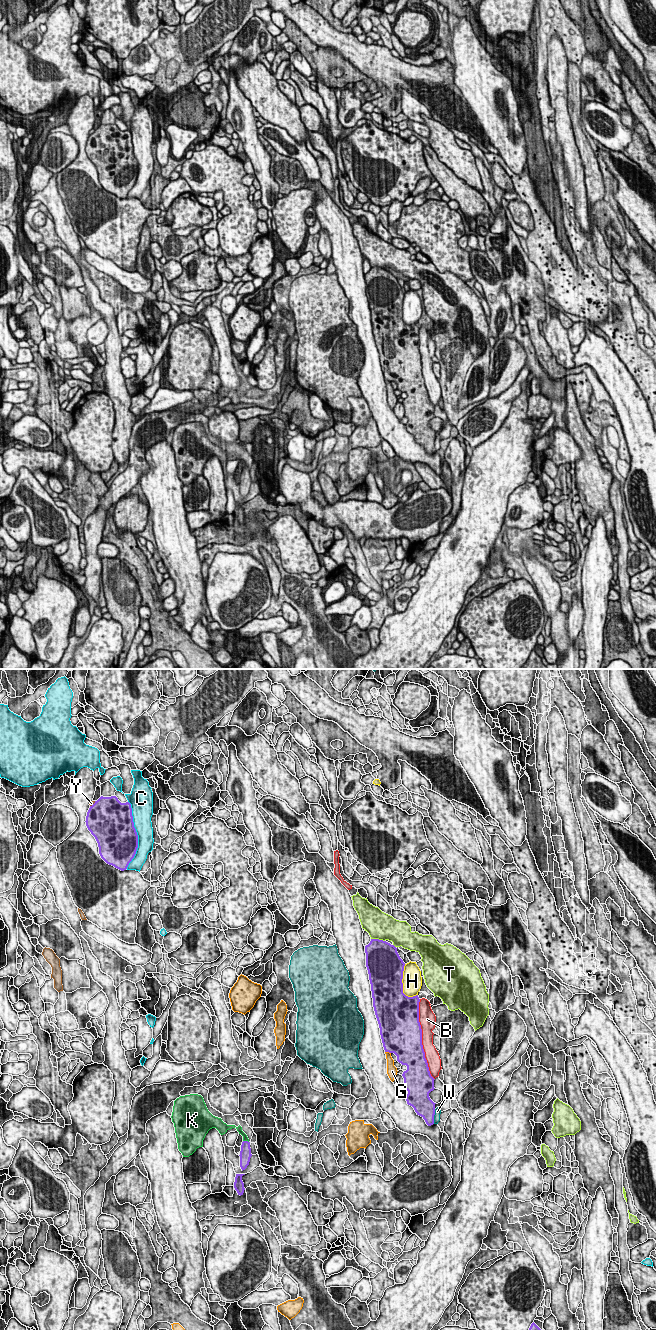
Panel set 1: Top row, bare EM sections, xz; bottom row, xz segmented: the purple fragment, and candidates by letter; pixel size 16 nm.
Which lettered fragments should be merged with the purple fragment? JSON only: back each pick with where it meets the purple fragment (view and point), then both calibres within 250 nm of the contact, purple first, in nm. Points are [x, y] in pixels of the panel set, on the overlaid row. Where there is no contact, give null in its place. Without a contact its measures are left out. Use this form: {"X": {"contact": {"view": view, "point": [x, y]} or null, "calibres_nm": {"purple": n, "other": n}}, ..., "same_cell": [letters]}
{"K": {"contact": {"view": "xz", "point": [246, 1141]}, "calibres_nm": {"purple": 190, "other": 90}}, "same_cell": ["K"]}

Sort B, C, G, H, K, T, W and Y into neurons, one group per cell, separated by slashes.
B / C / G / H / K / T / W / Y

